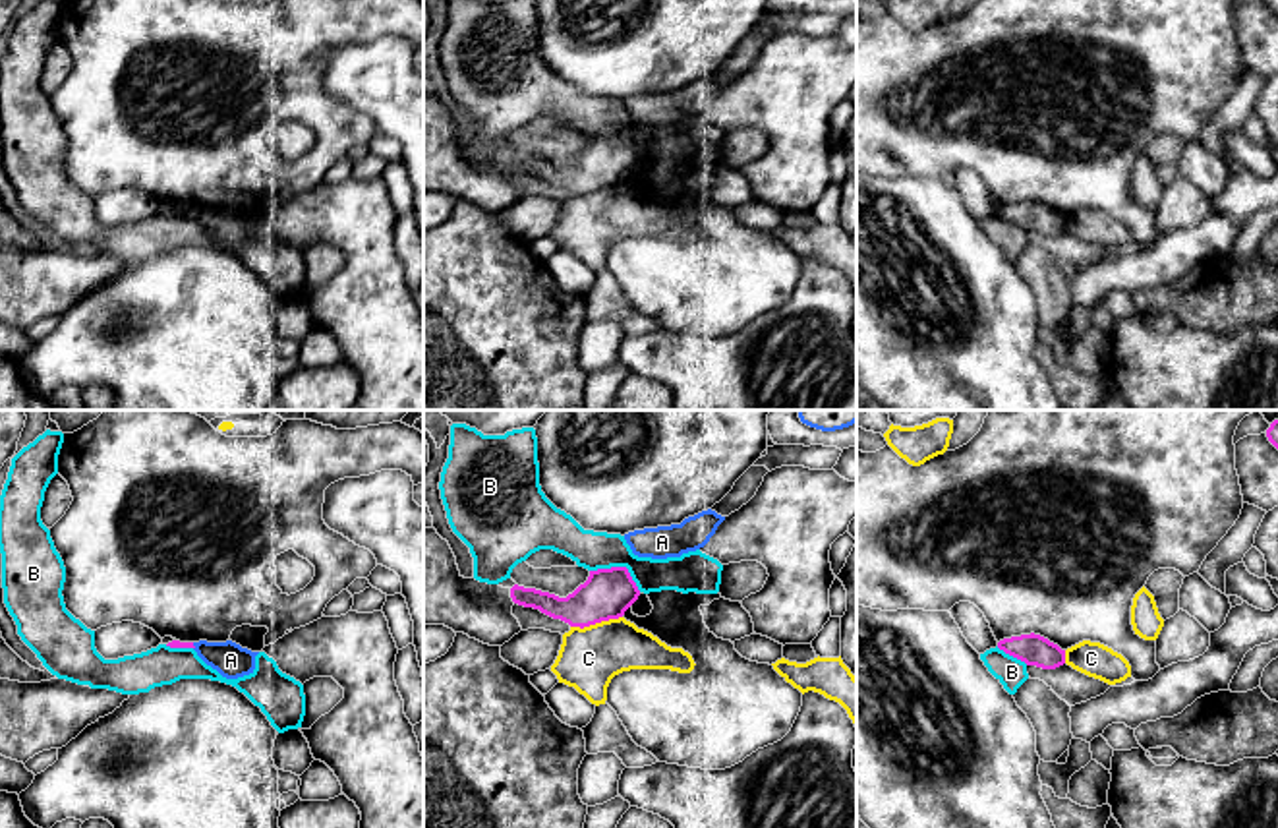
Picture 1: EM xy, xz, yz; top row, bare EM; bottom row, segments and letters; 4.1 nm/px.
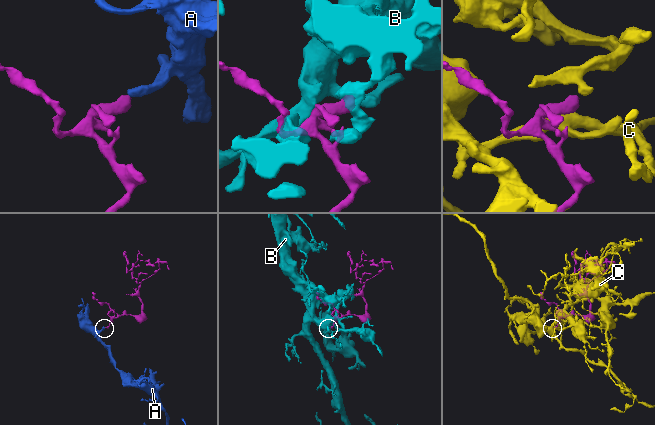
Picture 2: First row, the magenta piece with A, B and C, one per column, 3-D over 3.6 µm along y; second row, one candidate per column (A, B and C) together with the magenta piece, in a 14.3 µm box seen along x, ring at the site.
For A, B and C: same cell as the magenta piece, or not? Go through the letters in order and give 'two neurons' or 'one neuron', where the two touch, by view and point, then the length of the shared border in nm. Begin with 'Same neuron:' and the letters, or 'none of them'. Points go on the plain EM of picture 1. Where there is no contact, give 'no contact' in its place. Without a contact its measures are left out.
Same neuron: none of them
A: two neurons | xy (194, 213) | 30 nm
B: two neurons | xz (619, 134) | 240 nm
C: two neurons | xz (596, 188) | 220 nm

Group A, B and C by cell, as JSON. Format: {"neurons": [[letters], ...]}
{"neurons": [["A"], ["B"], ["C"]]}

